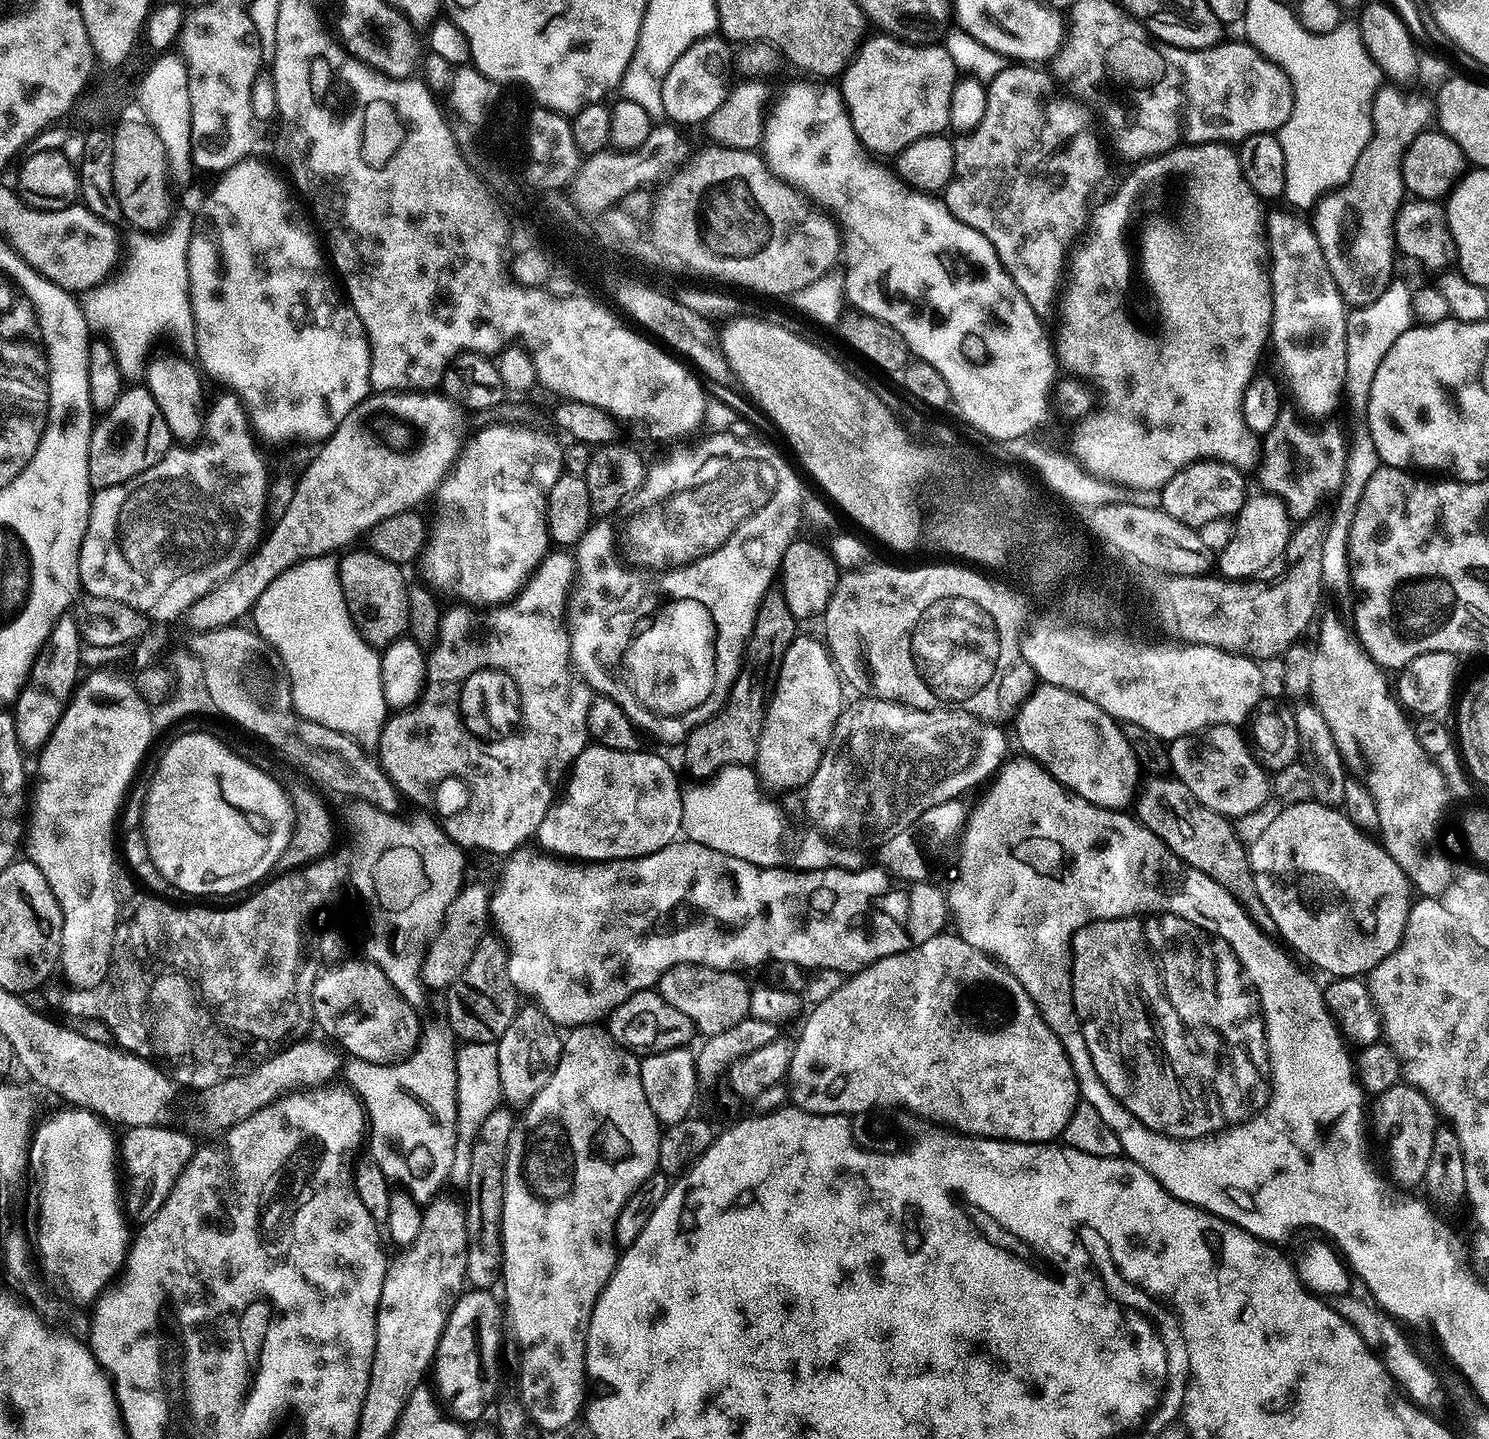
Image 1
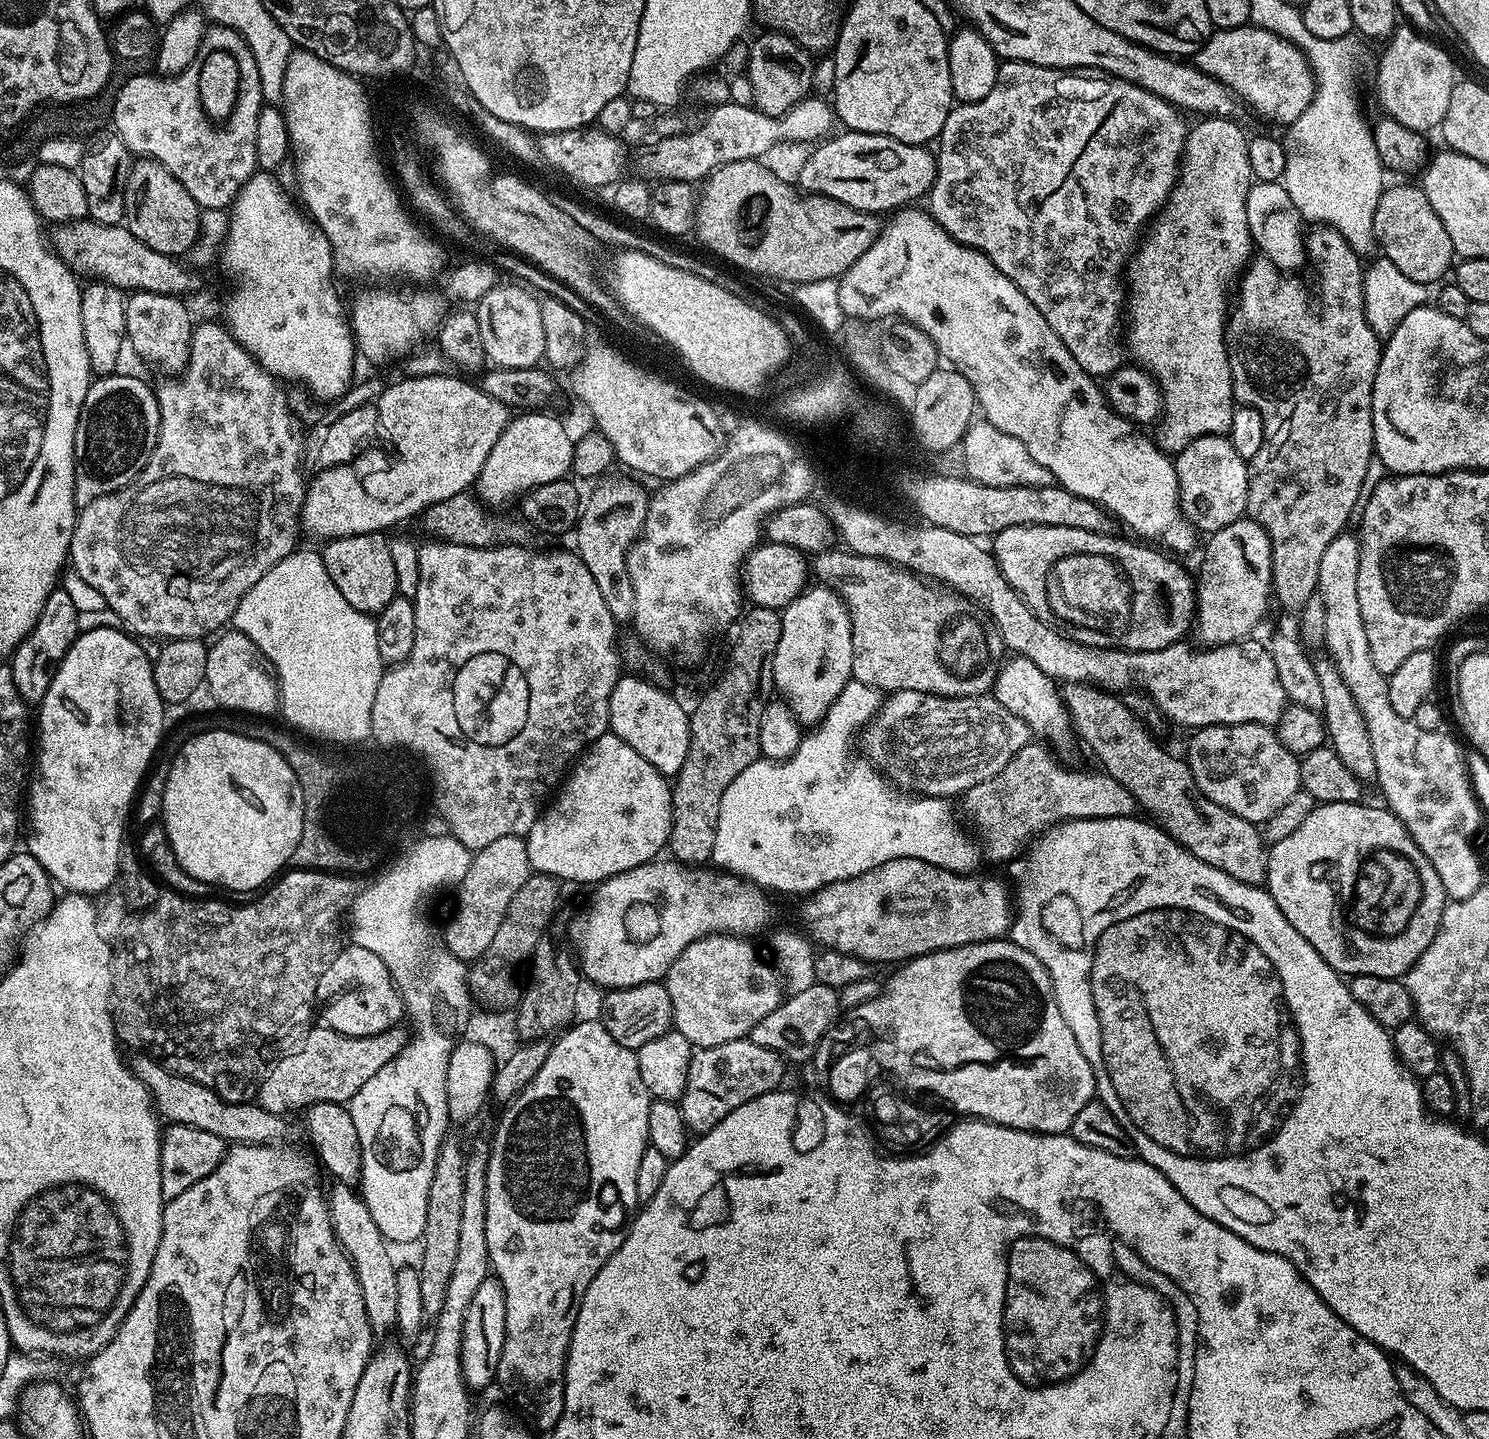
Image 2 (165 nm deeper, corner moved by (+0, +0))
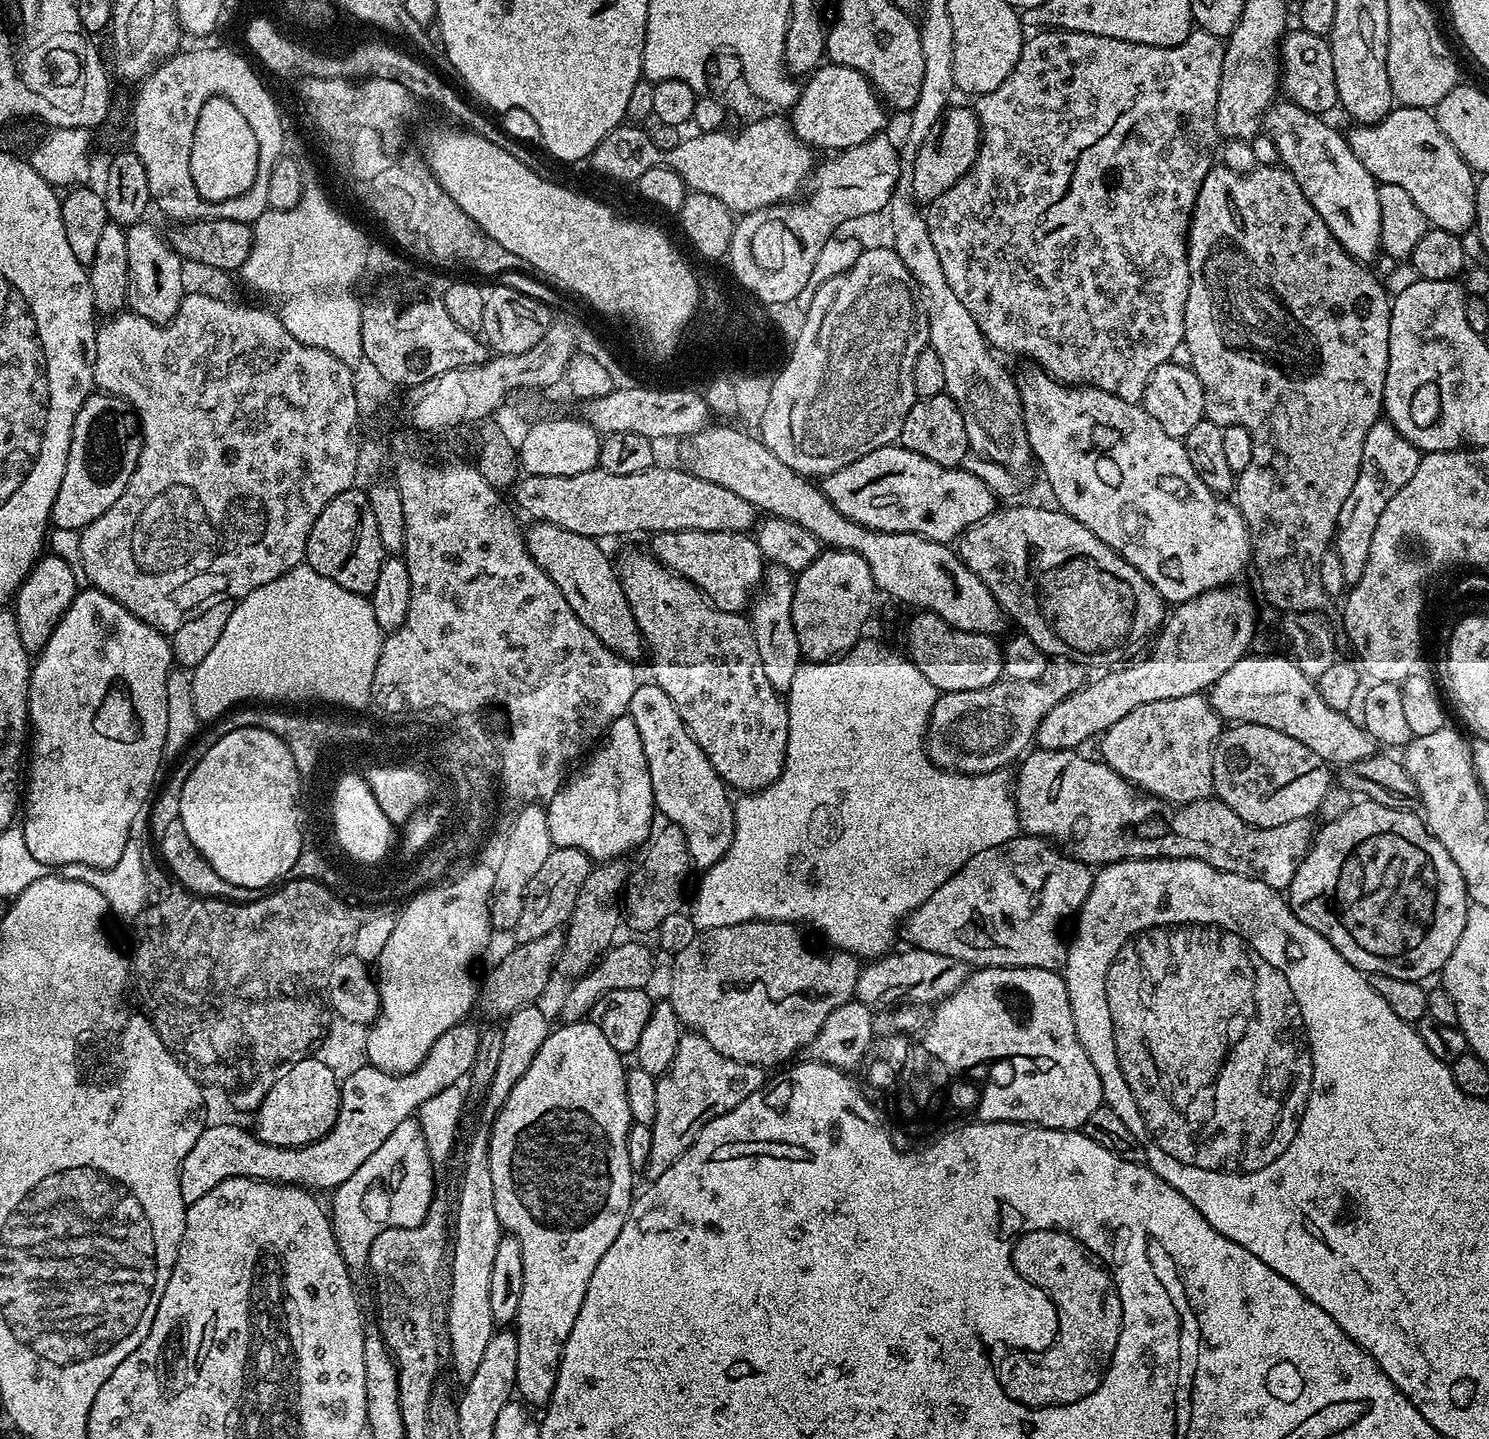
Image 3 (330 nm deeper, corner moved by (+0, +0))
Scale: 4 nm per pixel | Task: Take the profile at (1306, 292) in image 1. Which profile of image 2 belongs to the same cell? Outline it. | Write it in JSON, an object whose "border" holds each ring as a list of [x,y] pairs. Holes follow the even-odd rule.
{"border":[[[1257,180],[1248,187],[1246,222],[1253,245],[1281,272],[1292,274],[1306,264],[1306,224],[1294,202],[1290,202],[1283,183]]]}

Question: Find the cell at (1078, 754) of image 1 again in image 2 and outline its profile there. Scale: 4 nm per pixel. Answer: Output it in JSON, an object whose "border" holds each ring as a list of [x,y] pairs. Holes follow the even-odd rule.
{"border":[[[1015,654],[1007,658],[1009,660],[1005,664],[999,665],[991,695],[995,696],[999,704],[1006,706],[1010,714],[1022,718],[1022,722],[1033,737],[1052,746],[1064,744],[1068,739],[1073,739],[1072,721],[1069,720],[1068,711],[1065,710],[1064,702],[1060,699],[1057,681],[1042,674],[1042,670],[1038,670],[1038,666],[1030,662],[1030,658]]]}

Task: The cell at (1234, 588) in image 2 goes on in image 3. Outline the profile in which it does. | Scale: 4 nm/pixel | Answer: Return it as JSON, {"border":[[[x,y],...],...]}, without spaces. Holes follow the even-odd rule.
{"border":[[[1221,586],[1212,588],[1209,592],[1203,592],[1200,596],[1190,598],[1185,604],[1175,605],[1167,613],[1166,619],[1159,629],[1158,635],[1155,637],[1156,645],[1152,648],[1152,653],[1145,660],[1137,662],[1133,668],[1124,668],[1125,666],[1117,667],[1115,670],[1108,670],[1101,680],[1089,679],[1083,687],[1077,689],[1076,692],[1070,693],[1066,698],[1062,698],[1062,702],[1058,702],[1054,706],[1054,710],[1050,710],[1050,714],[1046,714],[1042,718],[1042,722],[1036,731],[1035,743],[1041,748],[1049,748],[1050,750],[1062,750],[1063,748],[1079,749],[1080,744],[1084,744],[1087,740],[1095,741],[1101,734],[1107,732],[1110,726],[1114,726],[1114,722],[1118,722],[1122,718],[1126,718],[1126,714],[1130,714],[1130,710],[1134,710],[1138,706],[1142,706],[1146,702],[1154,702],[1155,700],[1165,700],[1166,698],[1186,698],[1187,696],[1198,696],[1207,693],[1214,682],[1218,682],[1218,678],[1222,678],[1222,674],[1226,674],[1226,670],[1230,670],[1230,666],[1234,666],[1234,662],[1238,662],[1238,658],[1249,655],[1252,644],[1252,639],[1256,636],[1256,608],[1252,605],[1252,600],[1243,592],[1242,589],[1236,588],[1240,586]]]}

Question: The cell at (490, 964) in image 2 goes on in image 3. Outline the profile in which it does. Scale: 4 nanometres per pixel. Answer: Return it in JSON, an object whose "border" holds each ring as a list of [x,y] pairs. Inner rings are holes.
{"border":[[[553,847],[550,858],[546,858],[546,863],[538,870],[538,874],[534,874],[524,895],[522,914],[518,917],[518,926],[514,929],[516,940],[526,943],[563,929],[572,916],[578,890],[582,890],[582,882],[586,882],[593,867],[593,860],[582,850]]]}

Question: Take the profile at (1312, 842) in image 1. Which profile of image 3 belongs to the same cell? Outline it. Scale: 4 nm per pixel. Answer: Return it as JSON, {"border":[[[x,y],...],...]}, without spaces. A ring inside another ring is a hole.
{"border":[[[1365,799],[1321,829],[1315,833],[1312,847],[1286,889],[1293,914],[1310,930],[1318,930],[1350,966],[1365,974],[1377,972],[1390,978],[1424,982],[1435,972],[1443,973],[1454,946],[1458,946],[1462,926],[1466,926],[1470,901],[1462,870],[1450,858],[1446,846],[1428,831],[1427,823],[1415,811],[1388,808]]]}

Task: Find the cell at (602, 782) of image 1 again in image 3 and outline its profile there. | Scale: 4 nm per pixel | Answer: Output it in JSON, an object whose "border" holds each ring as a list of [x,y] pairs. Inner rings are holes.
{"border":[[[625,714],[616,719],[591,756],[592,761],[576,777],[573,775],[560,791],[547,801],[550,838],[555,847],[577,848],[585,852],[593,862],[619,860],[627,857],[627,852],[634,851],[636,847],[639,849],[653,835],[652,816],[657,815],[646,750],[642,750],[642,738],[638,734],[638,726],[634,726],[634,718]]]}

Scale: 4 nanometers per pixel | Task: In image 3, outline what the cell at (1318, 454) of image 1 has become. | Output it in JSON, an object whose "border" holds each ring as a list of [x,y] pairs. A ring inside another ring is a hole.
{"border":[[[1213,166],[1206,174],[1202,186],[1198,190],[1196,199],[1196,209],[1192,211],[1192,223],[1188,225],[1188,265],[1190,266],[1190,290],[1186,294],[1186,310],[1184,311],[1184,343],[1183,347],[1188,348],[1189,356],[1186,357],[1187,363],[1198,374],[1198,382],[1202,382],[1204,391],[1204,414],[1207,419],[1212,420],[1218,425],[1237,424],[1246,426],[1250,430],[1250,438],[1254,438],[1254,454],[1250,457],[1250,466],[1242,470],[1234,480],[1234,503],[1240,509],[1244,521],[1248,524],[1250,538],[1252,539],[1252,564],[1254,572],[1260,575],[1260,588],[1264,591],[1264,596],[1276,608],[1281,608],[1281,613],[1315,612],[1323,613],[1324,607],[1330,603],[1330,597],[1324,592],[1319,567],[1322,563],[1322,556],[1326,554],[1334,544],[1336,534],[1336,523],[1338,514],[1342,514],[1342,502],[1350,498],[1350,490],[1354,490],[1354,482],[1358,479],[1358,466],[1362,462],[1362,442],[1366,442],[1366,434],[1370,426],[1374,426],[1376,421],[1381,419],[1384,407],[1384,387],[1386,386],[1386,366],[1390,362],[1390,318],[1392,317],[1392,300],[1386,291],[1385,281],[1381,279],[1375,271],[1371,272],[1371,267],[1365,266],[1356,260],[1338,242],[1338,238],[1331,233],[1329,226],[1322,220],[1322,215],[1318,214],[1310,202],[1306,202],[1306,194],[1302,194],[1302,186],[1294,182],[1294,174],[1290,174],[1288,169],[1283,166],[1257,166],[1251,172],[1235,172],[1223,166]]]}

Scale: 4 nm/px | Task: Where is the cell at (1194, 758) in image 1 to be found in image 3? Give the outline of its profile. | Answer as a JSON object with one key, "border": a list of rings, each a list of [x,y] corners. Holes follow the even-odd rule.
{"border":[[[1235,723],[1227,727],[1217,740],[1212,787],[1215,797],[1230,806],[1243,821],[1255,828],[1265,828],[1315,815],[1320,809],[1322,798],[1332,787],[1330,772],[1331,767],[1314,753],[1314,750],[1310,750],[1302,742],[1295,741],[1288,734],[1273,730],[1270,726]]]}

